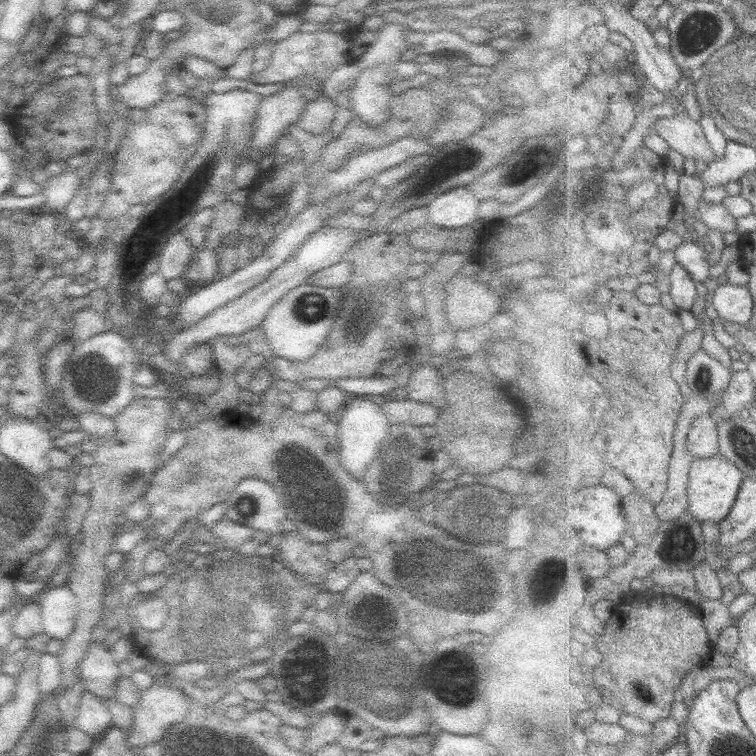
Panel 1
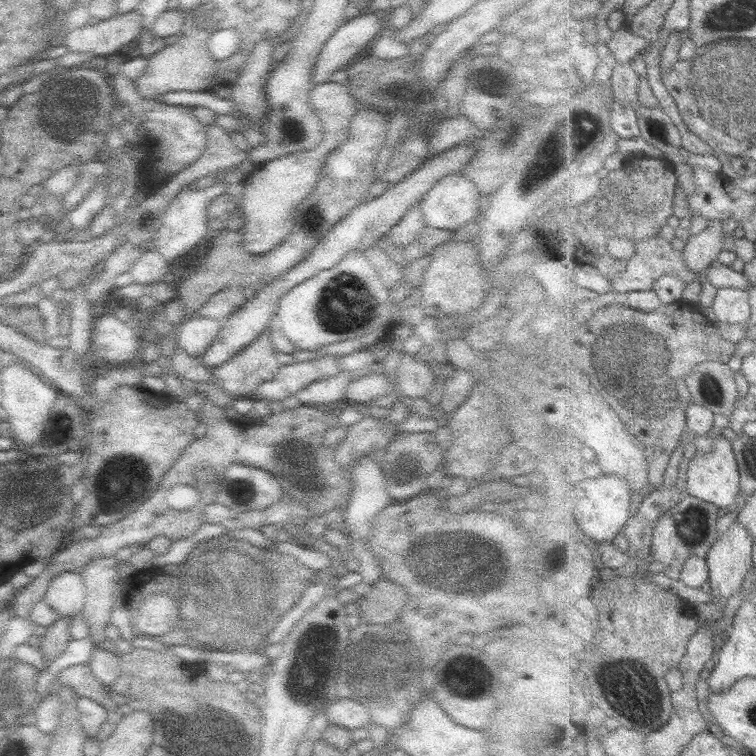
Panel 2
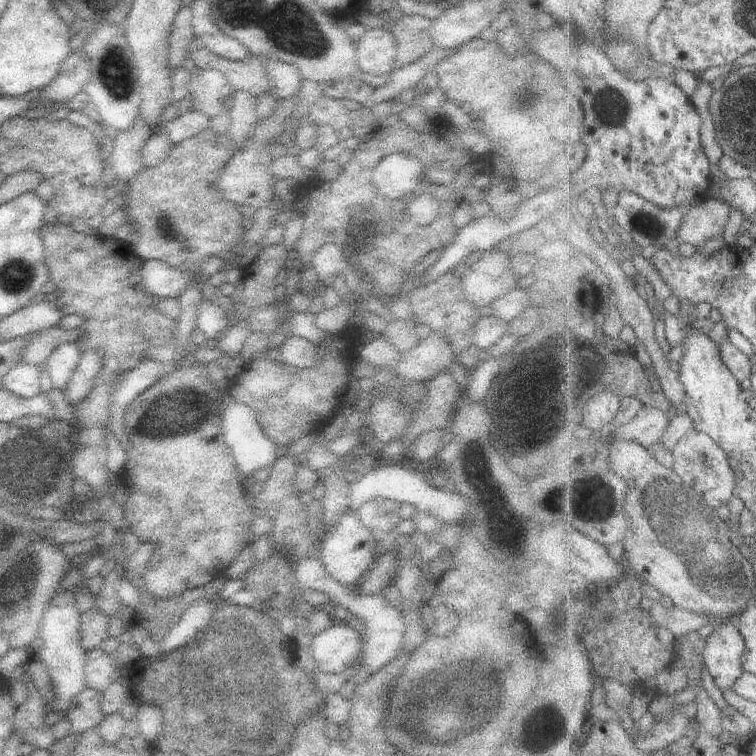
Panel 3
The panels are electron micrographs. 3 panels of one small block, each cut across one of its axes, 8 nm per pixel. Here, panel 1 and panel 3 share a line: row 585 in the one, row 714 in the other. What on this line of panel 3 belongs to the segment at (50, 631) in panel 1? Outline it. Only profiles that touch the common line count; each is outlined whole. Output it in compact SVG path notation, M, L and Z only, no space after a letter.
M58 588L53 595L53 600L45 606L41 617L39 637L42 640L41 649L34 651L34 657L45 666L49 680L52 682L53 698L48 705L59 718L68 718L69 704L77 698L77 694L86 687L84 679L85 651L81 646L80 614L75 606L75 598L69 590Z

